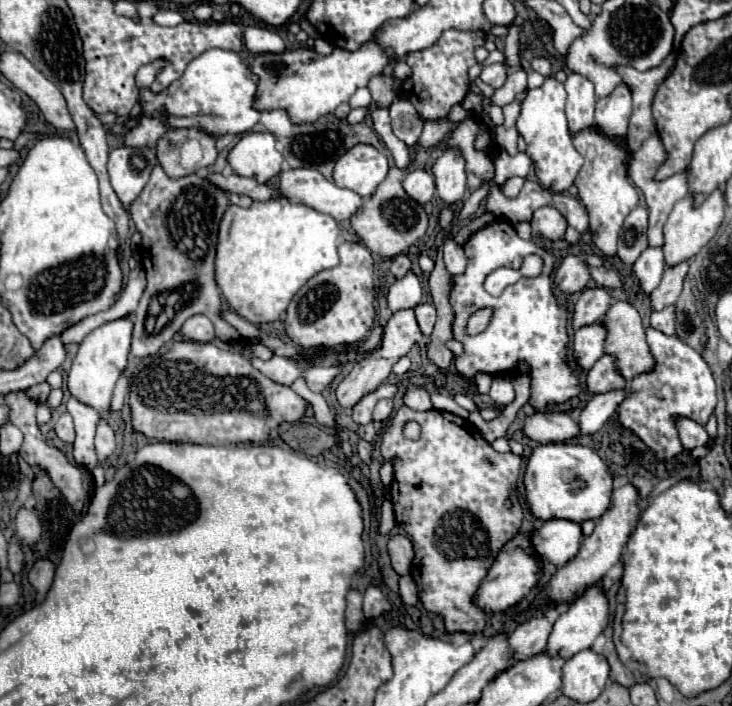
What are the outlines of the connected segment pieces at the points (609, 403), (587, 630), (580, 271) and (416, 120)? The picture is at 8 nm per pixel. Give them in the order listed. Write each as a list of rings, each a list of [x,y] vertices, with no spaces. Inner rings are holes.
[[[609,390],[605,394],[595,394],[579,416],[581,434],[597,432],[617,410],[617,406],[627,398],[627,390]]]
[[[591,584],[587,586],[577,600],[571,604],[571,608],[567,612],[563,612],[563,616],[559,616],[559,620],[555,622],[555,628],[551,632],[551,640],[547,642],[547,650],[545,652],[559,652],[559,656],[575,656],[577,652],[591,648],[593,640],[609,626],[609,598],[607,598],[607,590],[603,584]]]
[[[571,254],[571,256],[563,258],[563,262],[555,274],[555,286],[561,292],[573,294],[573,292],[585,290],[589,278],[591,278],[591,272],[589,272],[587,262],[581,256]]]
[[[395,98],[389,108],[389,116],[391,116],[393,134],[399,140],[403,140],[407,146],[415,146],[421,136],[423,120],[419,118],[419,114],[411,106],[411,102],[403,100],[403,98]]]

